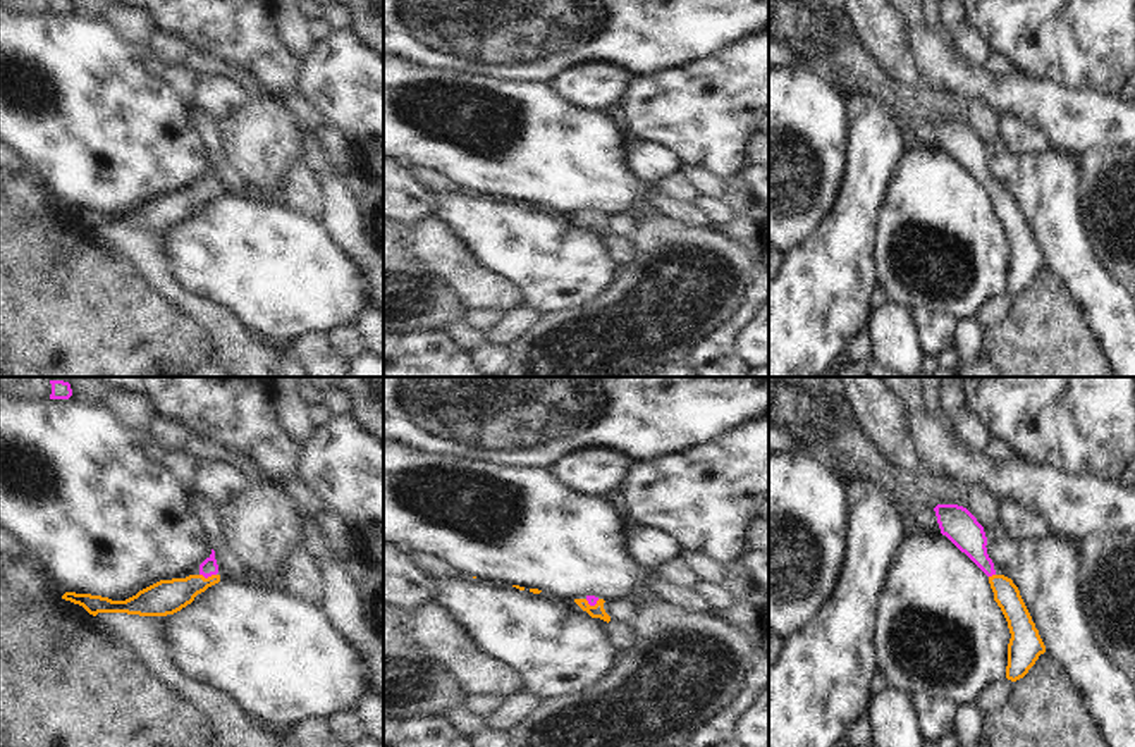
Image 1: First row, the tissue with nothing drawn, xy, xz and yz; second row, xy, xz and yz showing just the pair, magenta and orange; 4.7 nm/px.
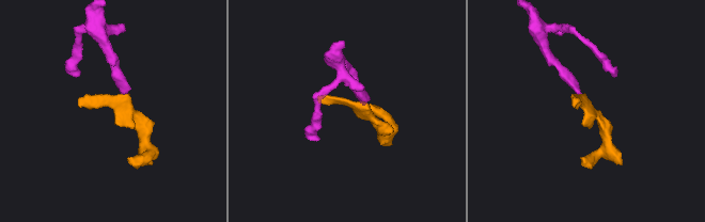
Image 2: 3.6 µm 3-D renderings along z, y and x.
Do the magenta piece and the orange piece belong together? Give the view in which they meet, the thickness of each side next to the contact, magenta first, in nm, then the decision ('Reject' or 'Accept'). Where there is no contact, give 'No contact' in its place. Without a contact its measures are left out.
Touches magenta in xy. Thickness 80 nm (magenta) against 160 nm. Accept.

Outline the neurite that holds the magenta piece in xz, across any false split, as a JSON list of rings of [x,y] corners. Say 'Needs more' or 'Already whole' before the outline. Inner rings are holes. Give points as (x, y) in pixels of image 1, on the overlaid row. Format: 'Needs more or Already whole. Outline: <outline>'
Needs more. Outline: [[[586,596],[585,599],[574,599],[574,602],[586,611],[592,618],[600,618],[604,621],[610,621],[610,616],[604,609],[604,599],[598,599],[595,596]]]

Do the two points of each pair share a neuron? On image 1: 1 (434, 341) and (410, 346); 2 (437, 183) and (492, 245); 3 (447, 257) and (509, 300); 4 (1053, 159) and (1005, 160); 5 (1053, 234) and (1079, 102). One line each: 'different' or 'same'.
1: same
2: different
3: same
4: same
5: different

